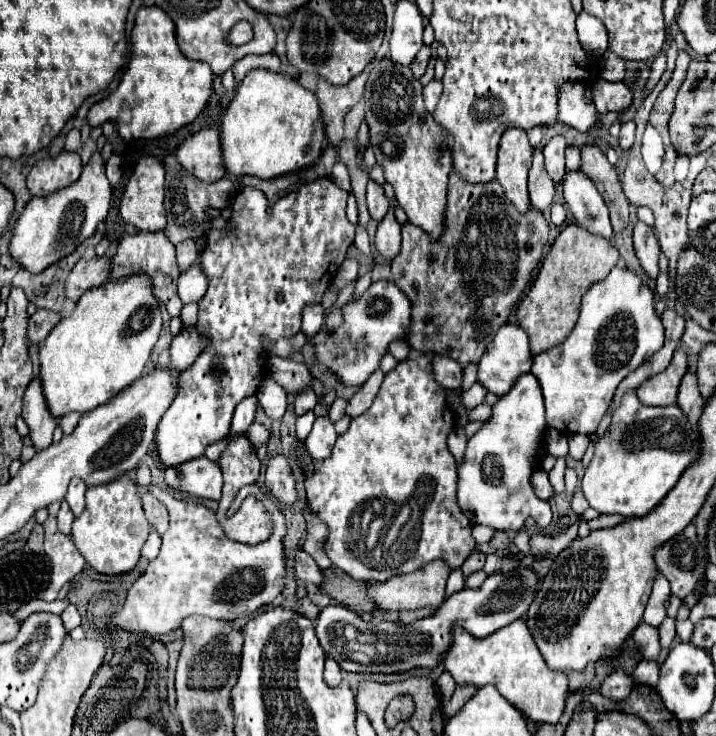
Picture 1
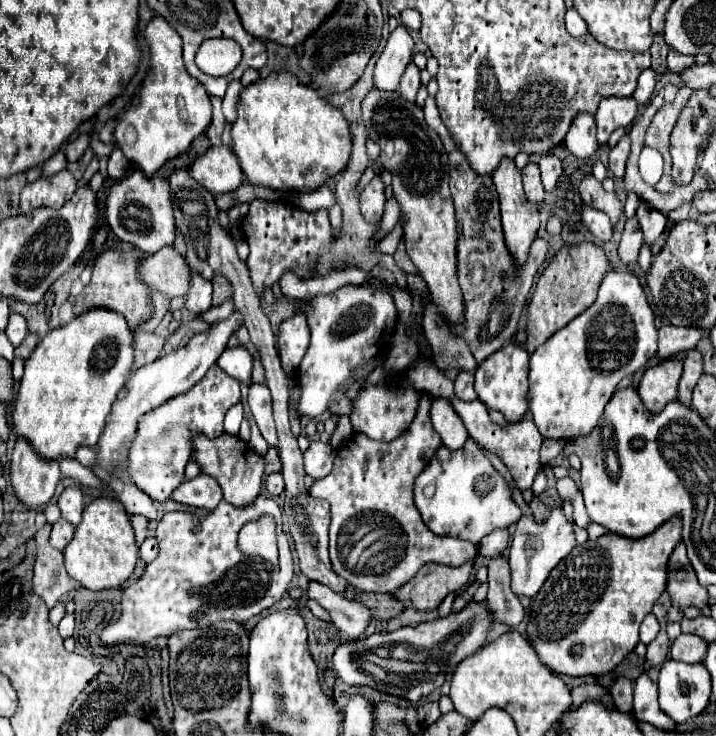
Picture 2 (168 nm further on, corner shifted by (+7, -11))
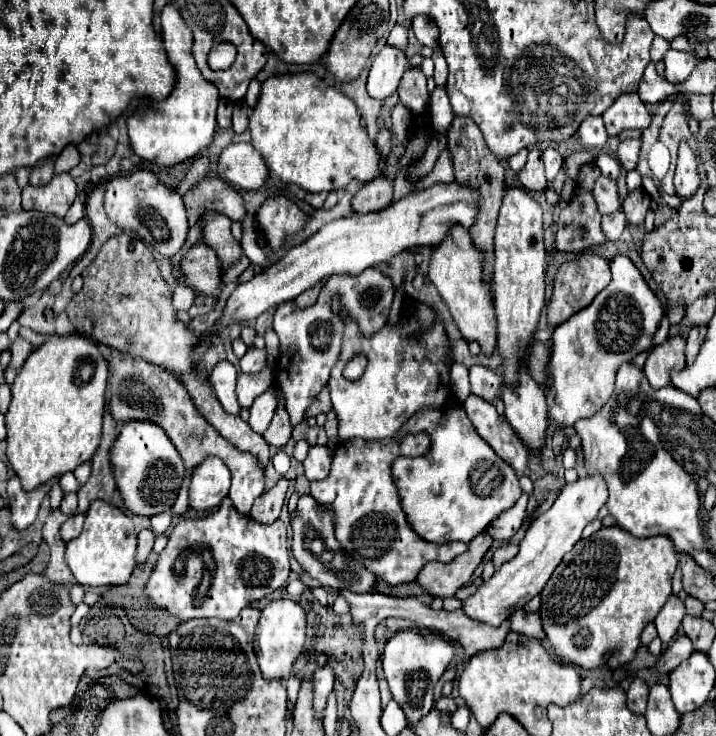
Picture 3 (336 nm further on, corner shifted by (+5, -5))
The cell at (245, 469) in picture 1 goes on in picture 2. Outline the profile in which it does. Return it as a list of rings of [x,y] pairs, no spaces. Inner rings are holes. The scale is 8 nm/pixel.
[[[223,432],[221,438],[213,440],[213,438],[197,434],[193,438],[191,460],[199,464],[201,472],[219,480],[219,484],[223,488],[223,496],[229,504],[237,504],[237,506],[253,504],[253,500],[261,492],[261,484],[263,484],[263,476],[265,476],[265,460],[247,442],[239,440],[237,436],[229,436],[227,432]]]

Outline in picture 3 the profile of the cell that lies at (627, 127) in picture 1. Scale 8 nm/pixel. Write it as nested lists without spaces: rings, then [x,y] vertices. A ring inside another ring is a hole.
[[[623,140],[617,148],[619,164],[629,172],[629,170],[635,170],[637,158],[639,158],[639,140]]]

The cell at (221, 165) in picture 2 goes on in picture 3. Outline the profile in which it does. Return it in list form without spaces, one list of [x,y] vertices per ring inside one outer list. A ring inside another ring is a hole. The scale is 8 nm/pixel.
[[[229,144],[223,148],[219,162],[217,162],[217,174],[243,190],[259,190],[259,186],[265,182],[267,166],[259,152],[251,144]]]

